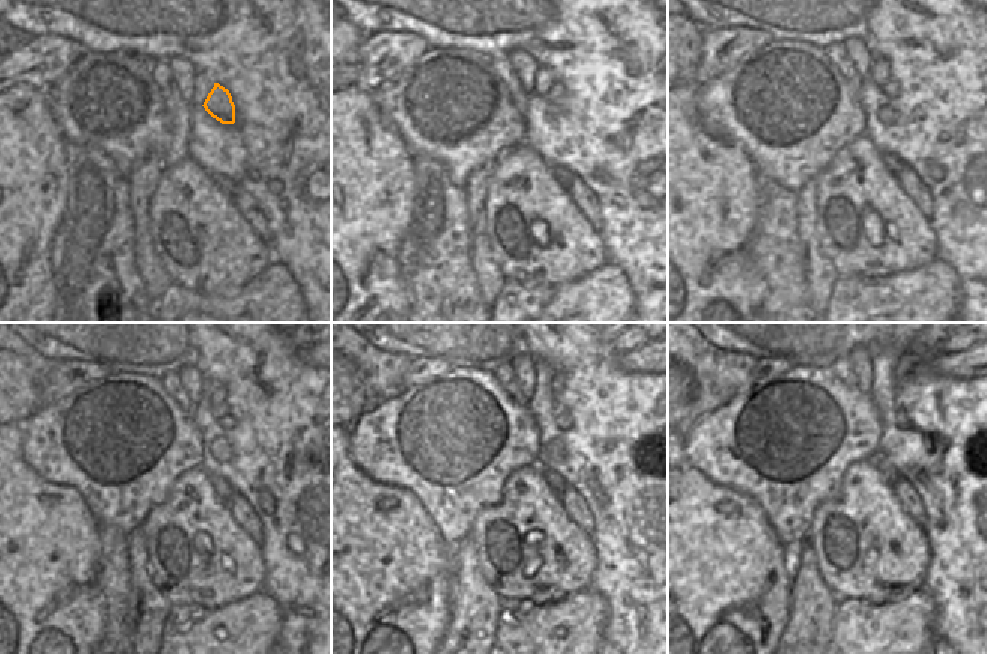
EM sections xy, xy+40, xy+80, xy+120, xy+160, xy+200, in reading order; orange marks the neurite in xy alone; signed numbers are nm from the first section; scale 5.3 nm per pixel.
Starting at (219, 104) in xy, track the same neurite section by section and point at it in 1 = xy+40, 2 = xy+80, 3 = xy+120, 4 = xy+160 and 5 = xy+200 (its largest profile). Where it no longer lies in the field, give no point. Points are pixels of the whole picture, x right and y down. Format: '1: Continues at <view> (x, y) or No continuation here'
1: Continues at xy+40 (557, 90)
2: Continues at xy+80 (891, 89)
3: Continues at xy+120 (225, 422)
4: Continues at xy+160 (563, 422)
5: Continues at xy+200 (902, 420)

